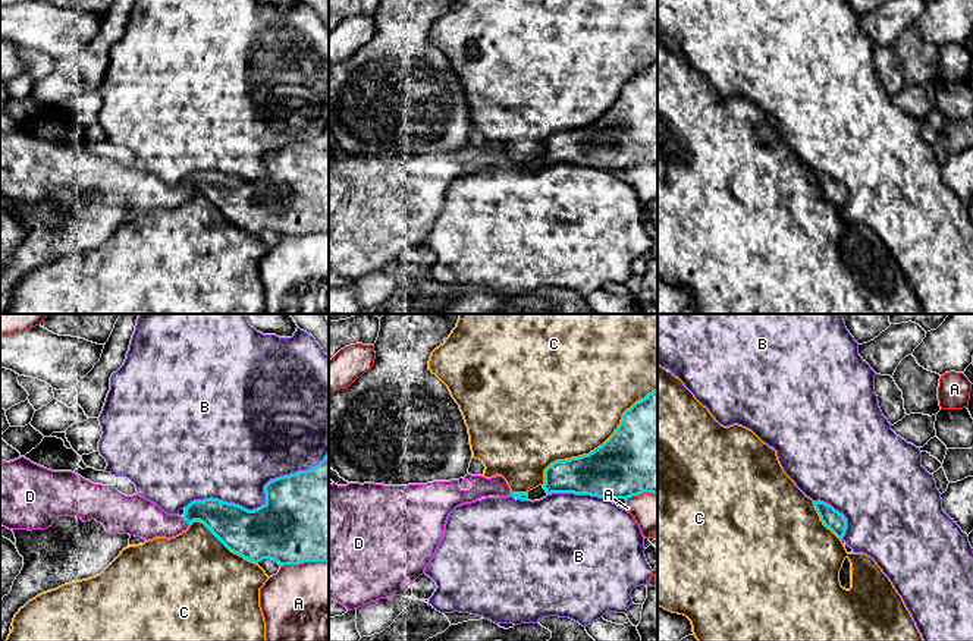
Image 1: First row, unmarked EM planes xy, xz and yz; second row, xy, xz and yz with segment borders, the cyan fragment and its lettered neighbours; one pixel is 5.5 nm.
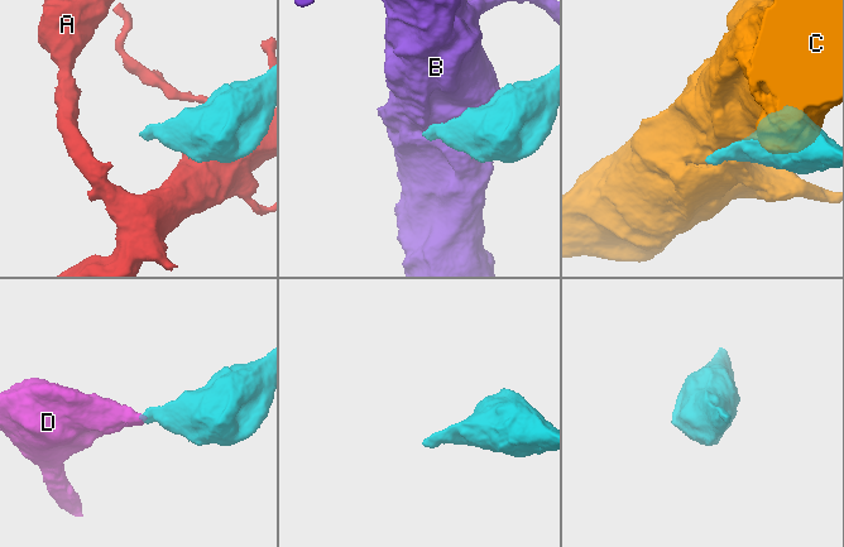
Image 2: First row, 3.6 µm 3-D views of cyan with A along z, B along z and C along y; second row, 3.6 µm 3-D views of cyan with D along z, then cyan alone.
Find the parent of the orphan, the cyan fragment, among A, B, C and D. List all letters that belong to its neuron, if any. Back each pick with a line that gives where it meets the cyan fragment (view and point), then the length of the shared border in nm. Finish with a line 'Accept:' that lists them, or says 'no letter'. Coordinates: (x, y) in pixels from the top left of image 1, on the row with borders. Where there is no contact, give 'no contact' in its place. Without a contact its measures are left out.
D: xy (187, 521) | 60 nm
Accept: D

